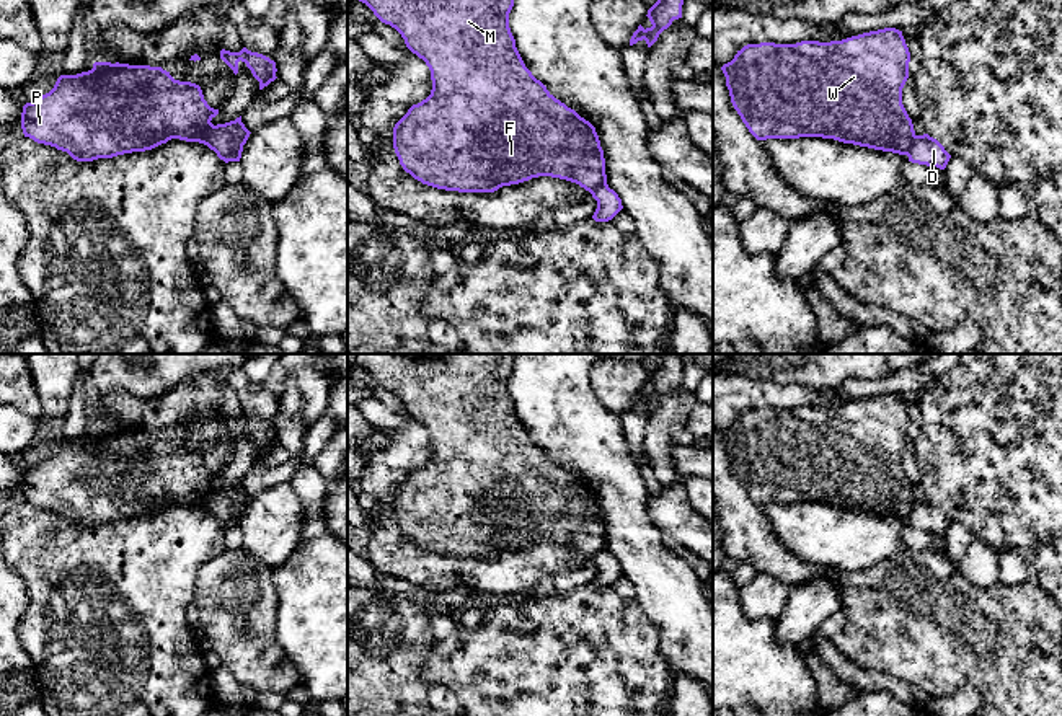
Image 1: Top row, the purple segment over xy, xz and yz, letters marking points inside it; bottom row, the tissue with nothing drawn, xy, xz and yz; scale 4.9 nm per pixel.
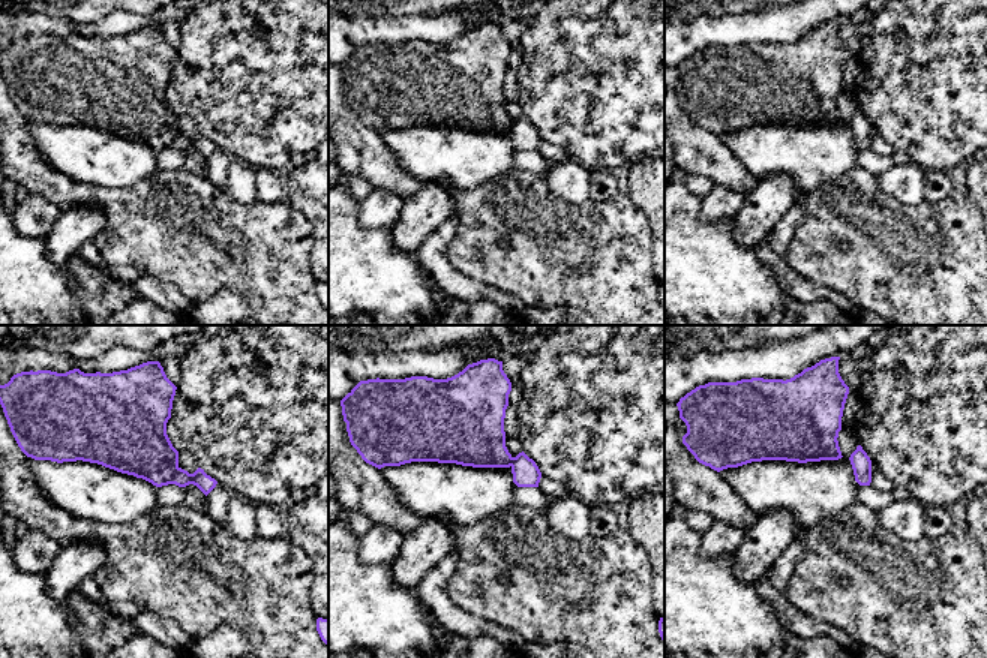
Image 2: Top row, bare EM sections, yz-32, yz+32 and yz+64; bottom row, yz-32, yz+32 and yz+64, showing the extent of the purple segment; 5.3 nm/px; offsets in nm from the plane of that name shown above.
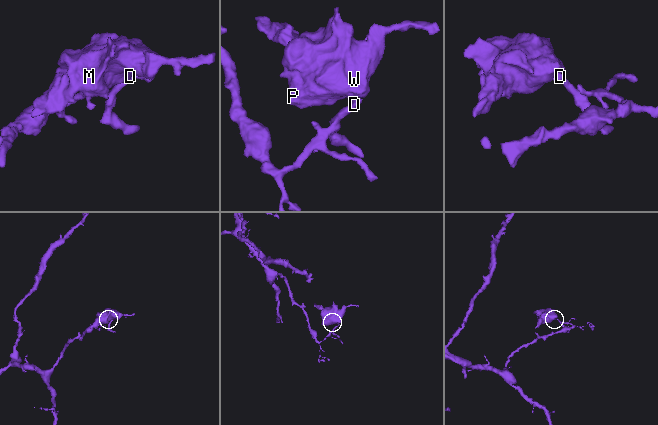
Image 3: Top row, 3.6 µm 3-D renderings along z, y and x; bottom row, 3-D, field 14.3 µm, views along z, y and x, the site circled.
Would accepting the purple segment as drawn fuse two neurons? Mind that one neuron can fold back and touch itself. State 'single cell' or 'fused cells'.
fused cells

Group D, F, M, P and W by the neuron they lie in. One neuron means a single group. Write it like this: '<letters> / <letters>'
D / F M P W

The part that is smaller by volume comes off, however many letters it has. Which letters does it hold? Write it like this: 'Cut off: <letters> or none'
Cut off: F, M, P, W

